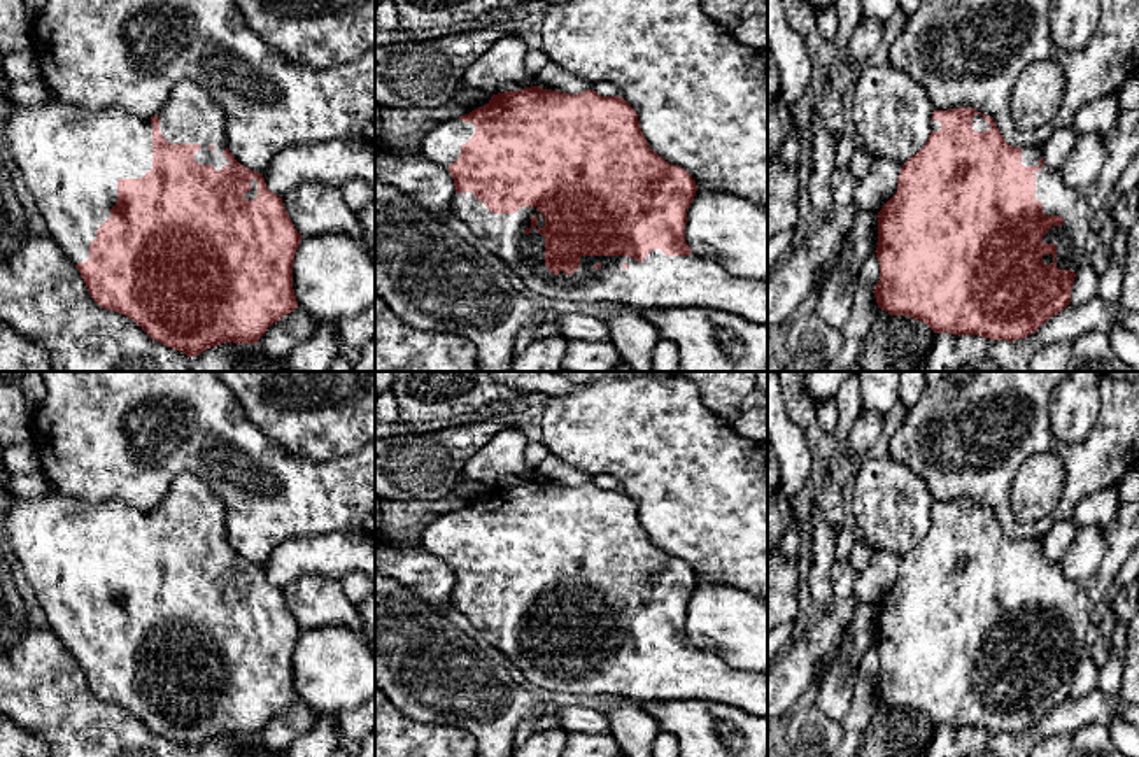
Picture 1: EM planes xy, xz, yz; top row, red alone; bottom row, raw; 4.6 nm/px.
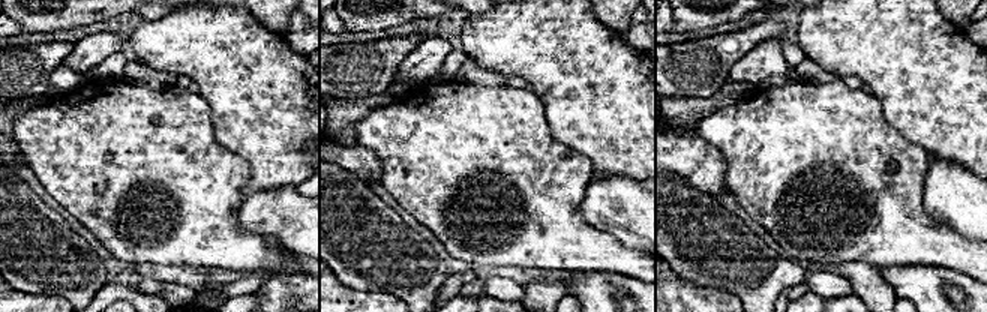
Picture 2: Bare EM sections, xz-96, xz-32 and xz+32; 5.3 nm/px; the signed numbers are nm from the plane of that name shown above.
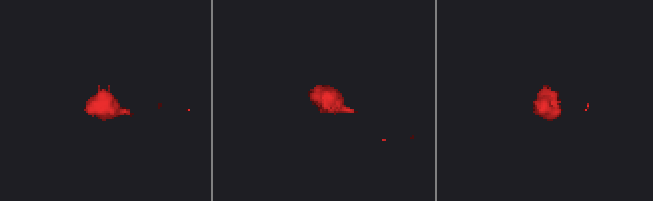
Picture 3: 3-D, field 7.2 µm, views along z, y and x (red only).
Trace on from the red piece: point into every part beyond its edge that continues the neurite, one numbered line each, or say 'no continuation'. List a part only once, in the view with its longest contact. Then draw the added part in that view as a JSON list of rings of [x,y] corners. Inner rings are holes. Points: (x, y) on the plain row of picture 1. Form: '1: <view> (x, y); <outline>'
1: xz (659, 673); [[[454,585],[450,606],[461,612],[471,626],[498,650],[501,650],[524,675],[529,685],[566,696],[620,696],[631,701],[690,701],[703,699],[741,708],[752,715],[768,718],[768,676],[731,668],[724,659],[701,652],[696,647],[666,648],[654,641],[641,655],[627,648],[582,648],[580,661],[571,668],[554,668],[545,659],[545,629],[538,626],[545,619],[545,608],[536,599],[522,599],[515,606],[492,606],[473,585]]]

